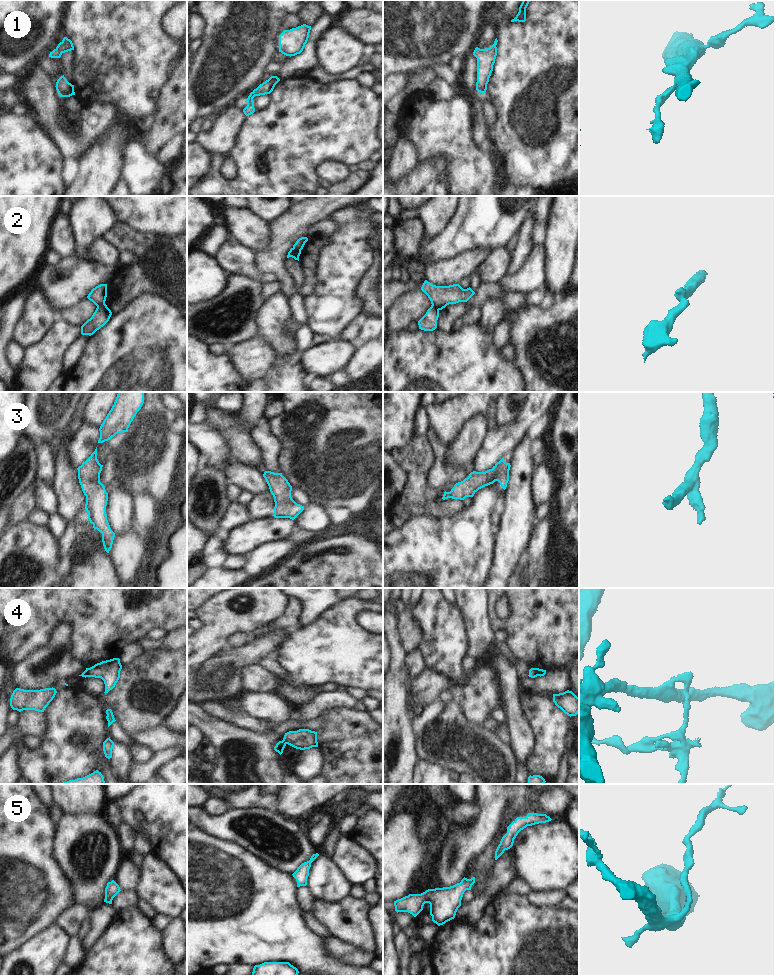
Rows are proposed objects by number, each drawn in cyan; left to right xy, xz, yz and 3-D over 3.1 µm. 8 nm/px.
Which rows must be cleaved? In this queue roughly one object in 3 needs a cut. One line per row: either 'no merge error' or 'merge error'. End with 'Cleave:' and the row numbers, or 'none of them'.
1: no merge error
2: merge error
3: no merge error
4: merge error
5: no merge error
Cleave: 2, 4

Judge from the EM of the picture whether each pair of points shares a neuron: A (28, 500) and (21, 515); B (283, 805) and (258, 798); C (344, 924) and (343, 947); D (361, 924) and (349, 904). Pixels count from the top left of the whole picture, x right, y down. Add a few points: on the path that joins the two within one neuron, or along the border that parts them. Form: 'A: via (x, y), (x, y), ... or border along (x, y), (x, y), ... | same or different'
A: via (24, 504), (21, 507), (21, 511) | same
B: border along (274, 794), (276, 799), (275, 809) | different
C: border along (332, 936), (365, 950) | different
D: via (356, 919), (349, 912), (349, 909) | same

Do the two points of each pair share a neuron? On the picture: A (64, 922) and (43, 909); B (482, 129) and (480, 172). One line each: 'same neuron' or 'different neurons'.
A: different neurons
B: different neurons

